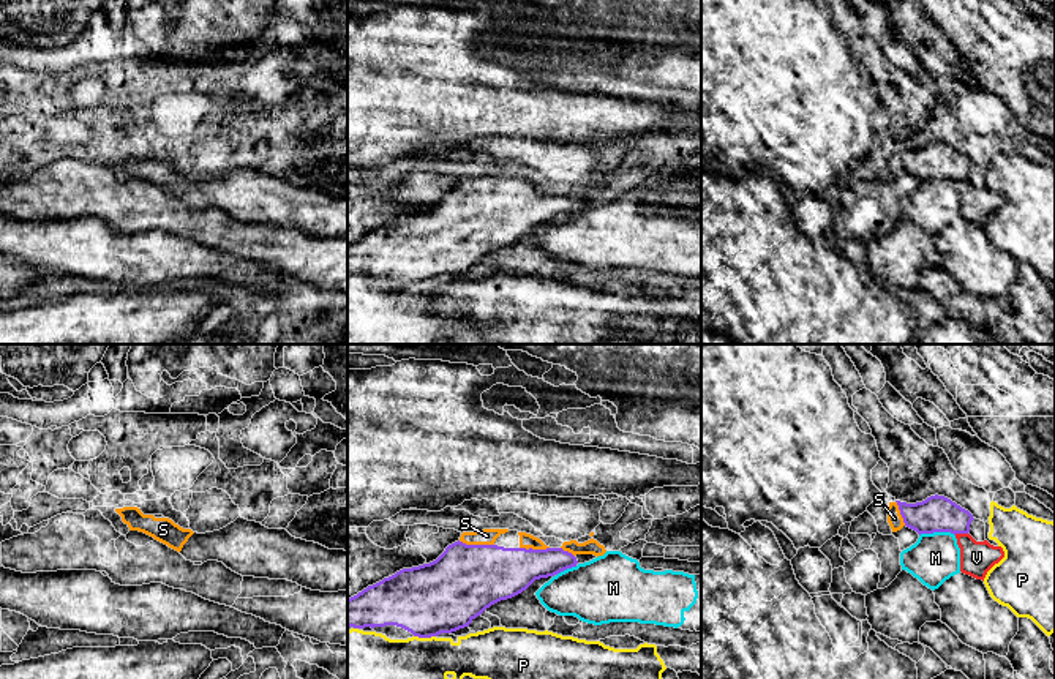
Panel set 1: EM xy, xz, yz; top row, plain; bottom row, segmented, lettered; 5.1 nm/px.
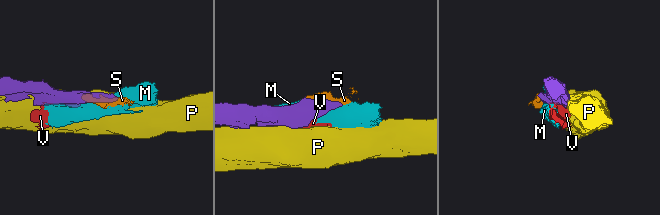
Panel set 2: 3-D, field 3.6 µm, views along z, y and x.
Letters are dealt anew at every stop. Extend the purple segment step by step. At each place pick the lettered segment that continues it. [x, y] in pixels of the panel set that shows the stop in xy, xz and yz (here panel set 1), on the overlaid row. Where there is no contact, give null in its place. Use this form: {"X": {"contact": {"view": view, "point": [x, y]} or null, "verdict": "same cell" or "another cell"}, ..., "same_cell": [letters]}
{"M": {"contact": {"view": "yz", "point": [937, 531]}, "verdict": "another cell"}, "P": {"contact": {"view": "xz", "point": [425, 637]}, "verdict": "another cell"}, "S": {"contact": {"view": "xz", "point": [476, 545]}, "verdict": "same cell"}, "V": {"contact": {"view": "yz", "point": [961, 532]}, "verdict": "another cell"}, "same_cell": ["S"]}

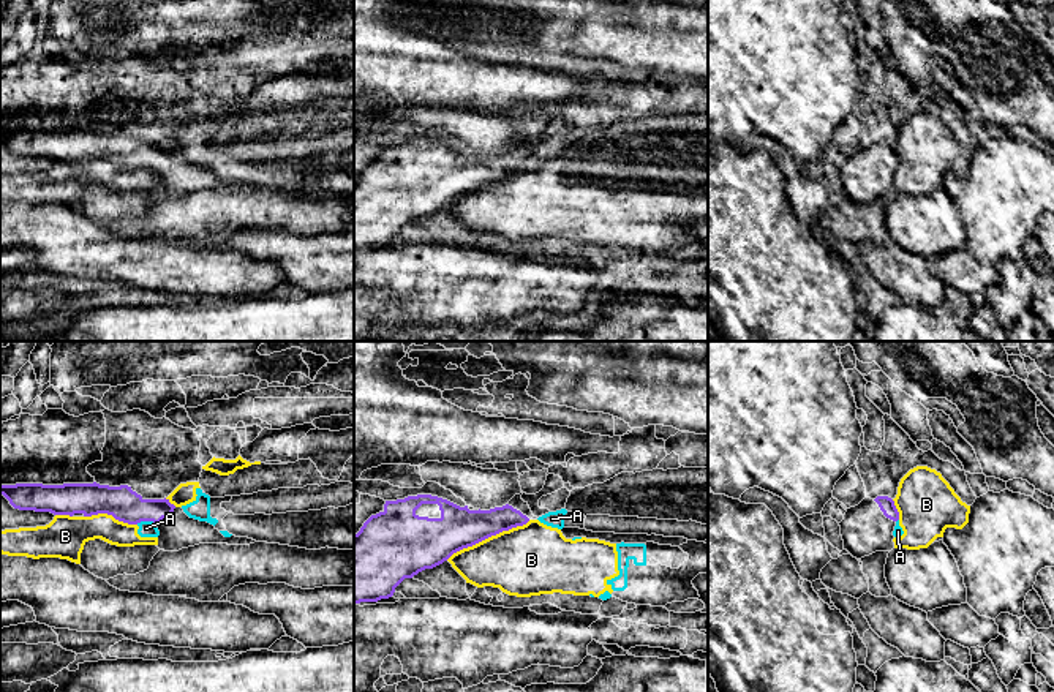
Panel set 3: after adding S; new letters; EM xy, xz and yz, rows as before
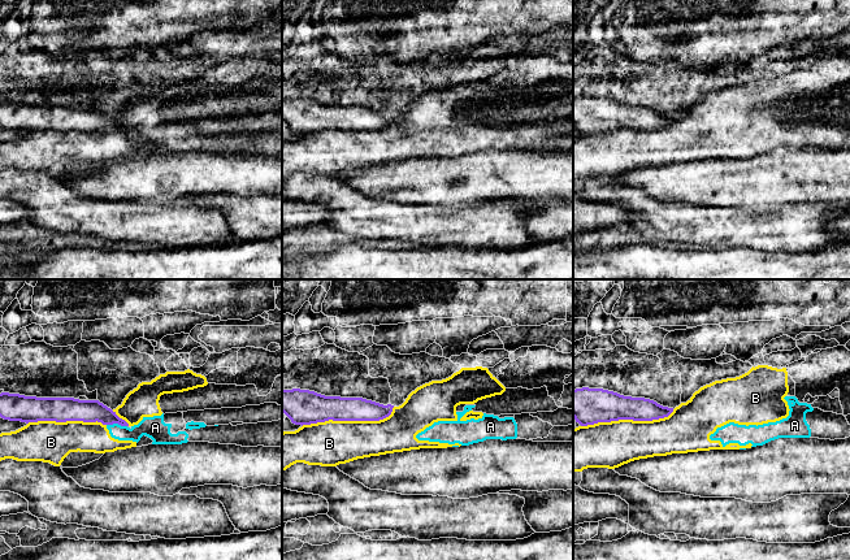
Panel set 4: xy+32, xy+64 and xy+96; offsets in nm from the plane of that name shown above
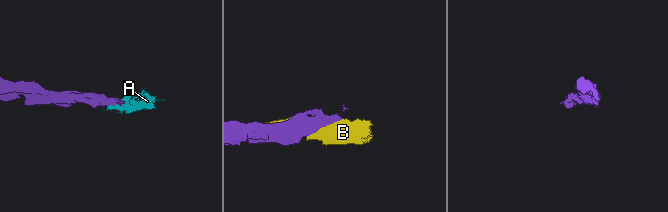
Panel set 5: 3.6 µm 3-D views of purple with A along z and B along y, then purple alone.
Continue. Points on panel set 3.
{"A": {"contact": {"view": "xy", "point": [144, 520]}, "verdict": "another cell"}, "B": {"contact": {"view": "xz", "point": [487, 537]}, "verdict": "another cell"}, "same_cell": []}

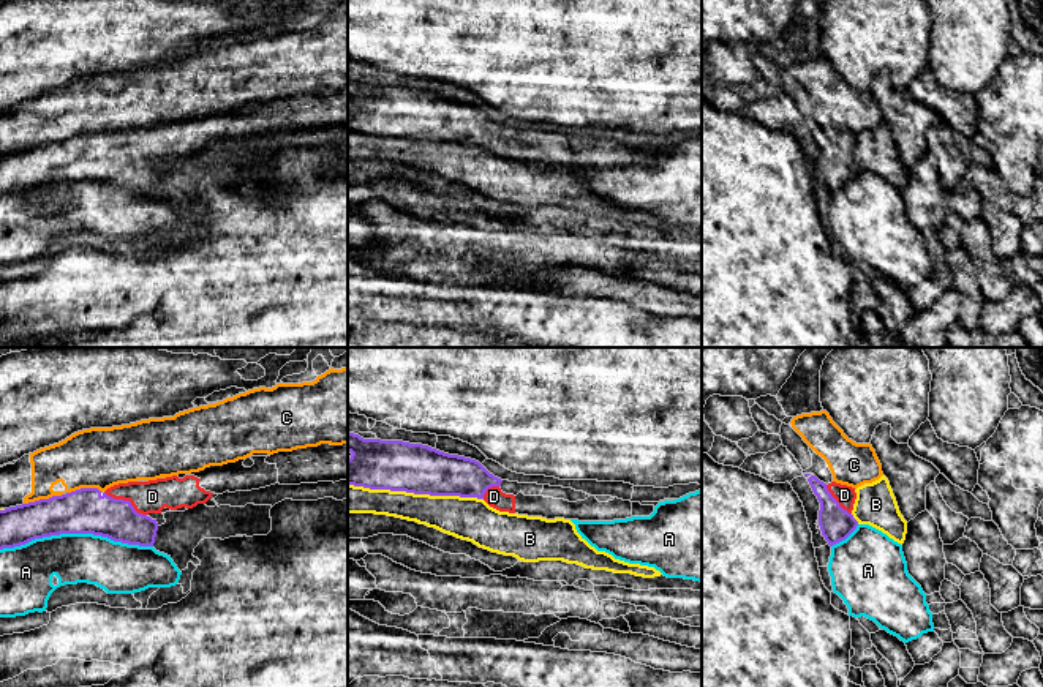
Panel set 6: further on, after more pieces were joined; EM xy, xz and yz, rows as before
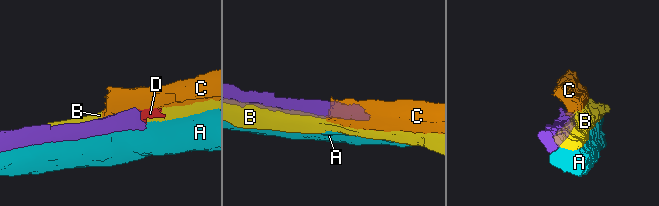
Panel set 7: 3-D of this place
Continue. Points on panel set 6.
{"A": {"contact": {"view": "xy", "point": [76, 533]}, "verdict": "another cell"}, "B": {"contact": {"view": "xz", "point": [416, 493]}, "verdict": "another cell"}, "C": {"contact": {"view": "xy", "point": [43, 499]}, "verdict": "another cell"}, "D": {"contact": {"view": "xy", "point": [127, 501]}, "verdict": "same cell"}, "same_cell": ["D"]}

